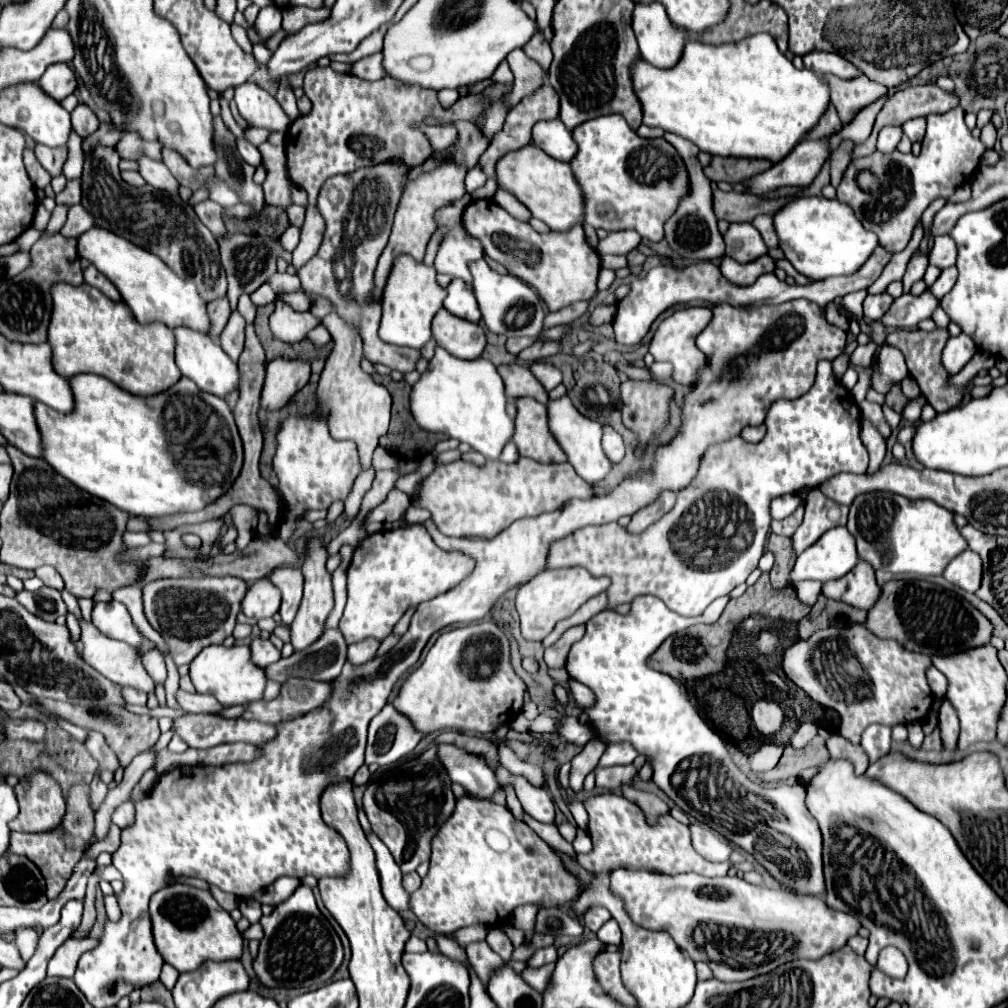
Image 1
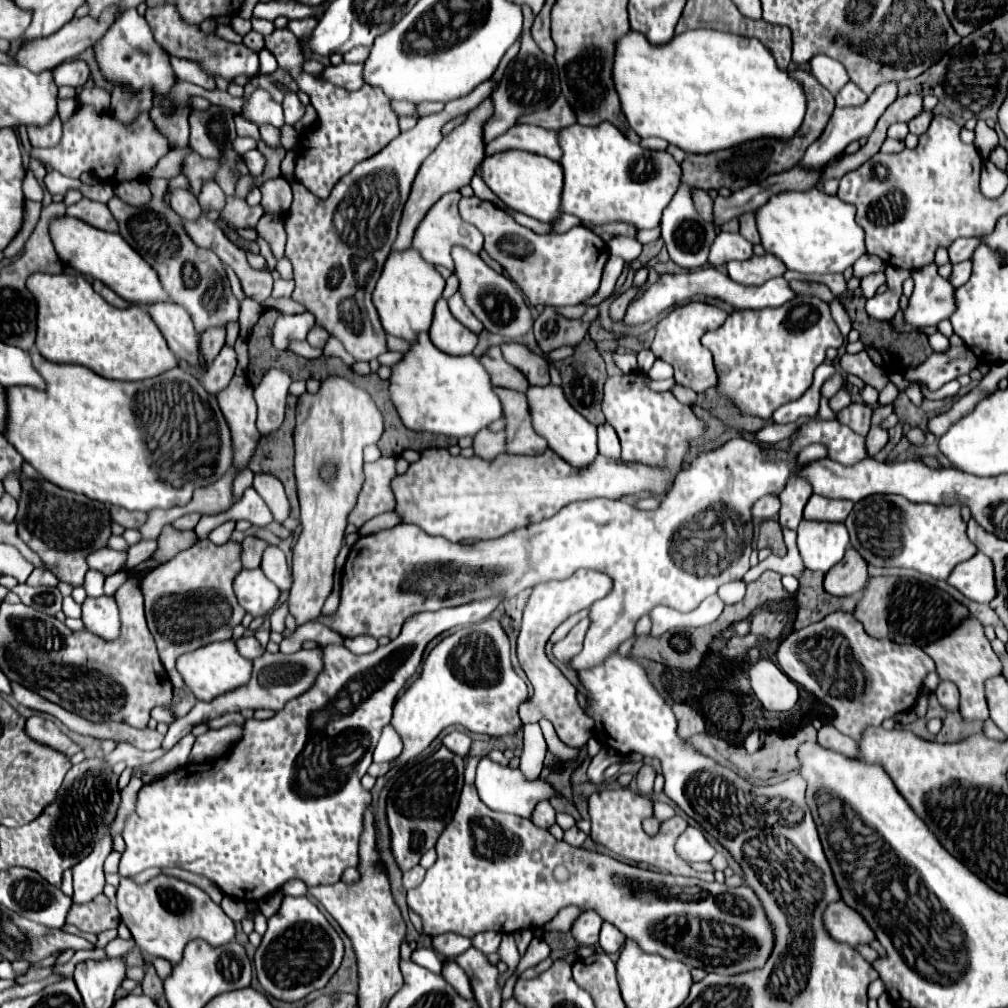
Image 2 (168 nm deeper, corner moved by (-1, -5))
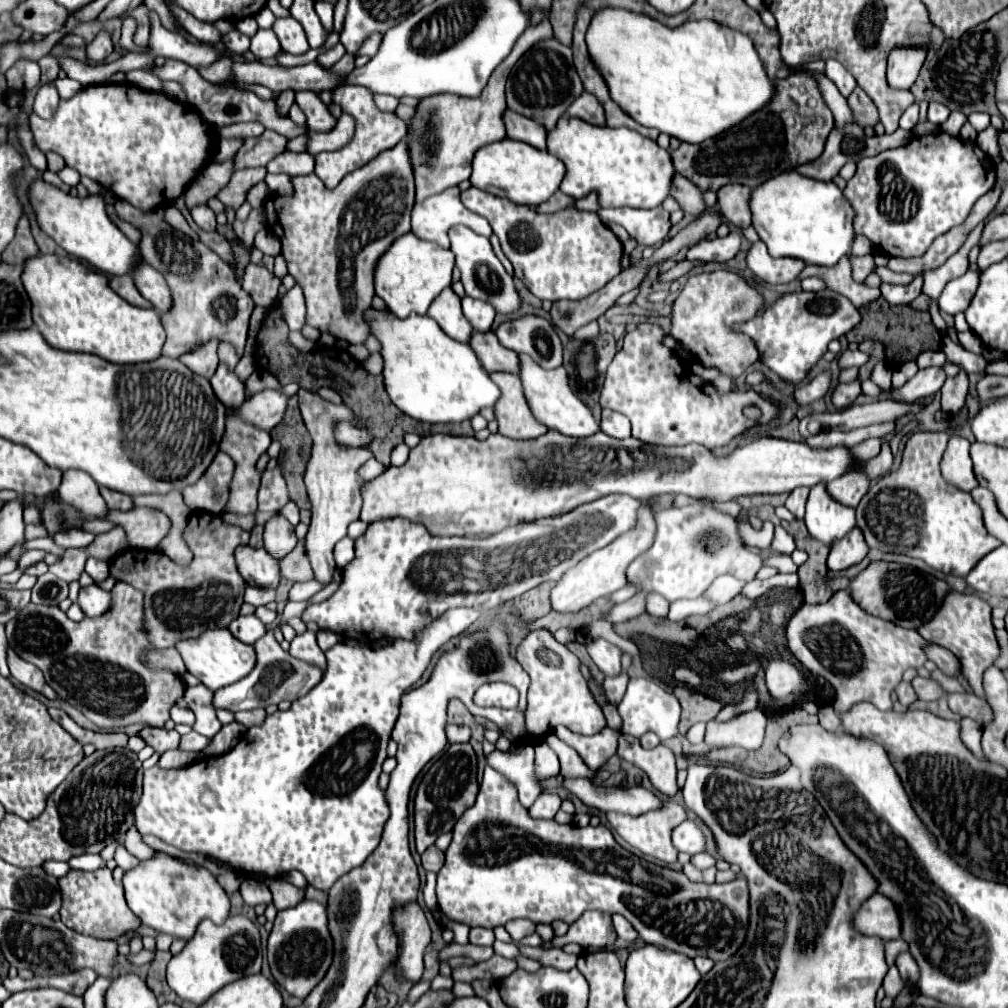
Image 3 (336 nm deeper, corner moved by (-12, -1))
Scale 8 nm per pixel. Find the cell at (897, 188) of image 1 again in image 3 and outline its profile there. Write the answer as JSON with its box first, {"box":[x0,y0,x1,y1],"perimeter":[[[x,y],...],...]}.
{"box":[844,131,996,259],"perimeter":[[[940,131],[940,133],[932,133],[932,135],[926,135],[926,137],[920,137],[920,139],[914,137],[908,145],[904,145],[900,149],[888,149],[888,151],[876,155],[876,157],[862,159],[858,163],[856,175],[844,187],[844,195],[852,203],[852,207],[856,209],[856,233],[866,235],[880,251],[886,251],[890,257],[904,257],[904,259],[908,259],[908,257],[922,257],[936,237],[948,233],[952,227],[964,225],[966,219],[968,219],[968,215],[970,215],[970,211],[972,211],[972,207],[974,207],[974,203],[994,187],[994,179],[996,179],[996,175],[994,175],[994,161],[976,143],[968,143],[968,141],[964,141],[964,139],[956,137],[956,135]]]}

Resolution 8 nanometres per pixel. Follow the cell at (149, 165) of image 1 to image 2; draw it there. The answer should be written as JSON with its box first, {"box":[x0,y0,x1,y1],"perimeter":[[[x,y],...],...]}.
{"box":[171,189,203,221],"perimeter":[[[185,189],[171,191],[171,207],[177,215],[181,215],[183,221],[197,221],[203,215],[197,197]]]}

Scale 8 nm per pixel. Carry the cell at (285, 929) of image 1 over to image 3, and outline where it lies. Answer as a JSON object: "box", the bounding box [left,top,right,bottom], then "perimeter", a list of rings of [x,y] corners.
{"box":[266,899,332,999],"perimeter":[[[304,899],[292,909],[278,911],[274,929],[268,937],[266,957],[276,983],[284,987],[290,995],[306,999],[332,965],[332,935],[328,929],[326,907],[318,901]]]}

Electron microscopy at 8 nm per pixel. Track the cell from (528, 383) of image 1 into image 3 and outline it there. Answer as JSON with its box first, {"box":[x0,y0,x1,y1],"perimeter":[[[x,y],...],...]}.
{"box":[470,331,520,375],"perimeter":[[[492,331],[472,335],[470,347],[476,351],[476,355],[480,355],[480,363],[490,373],[504,371],[504,373],[520,375],[520,357],[518,357],[518,353],[502,347],[498,337]]]}

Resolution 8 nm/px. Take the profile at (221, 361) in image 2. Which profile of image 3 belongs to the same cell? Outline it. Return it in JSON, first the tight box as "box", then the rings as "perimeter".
{"box":[210,363,244,407],"perimeter":[[[220,363],[216,373],[210,379],[214,393],[220,397],[220,401],[224,401],[224,405],[232,407],[232,405],[242,405],[244,401],[244,383],[238,379],[238,375],[228,369],[226,363]]]}

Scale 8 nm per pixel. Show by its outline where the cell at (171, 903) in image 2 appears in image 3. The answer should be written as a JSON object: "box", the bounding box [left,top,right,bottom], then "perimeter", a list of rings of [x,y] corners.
{"box":[124,853,230,941],"perimeter":[[[156,853],[154,859],[142,861],[138,867],[126,871],[124,891],[128,907],[142,921],[142,925],[174,939],[190,941],[200,921],[210,919],[216,925],[222,925],[230,917],[230,899],[208,869],[172,859],[164,853]]]}

